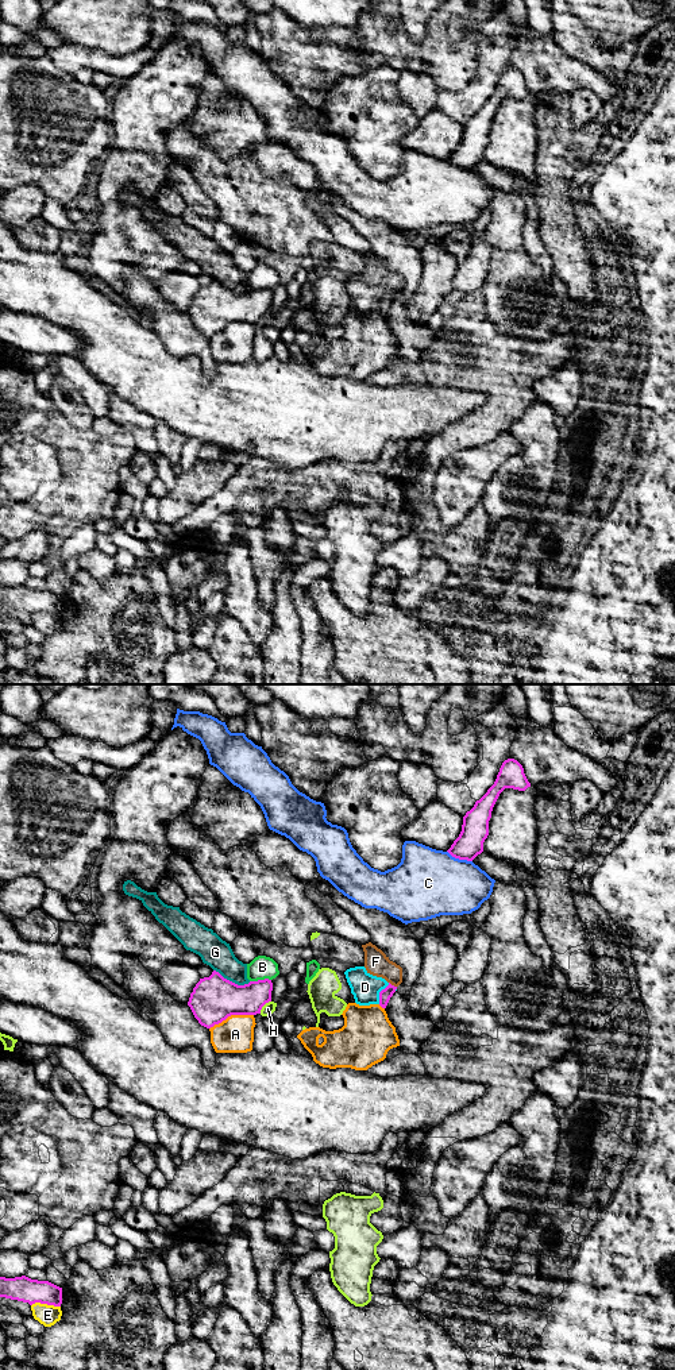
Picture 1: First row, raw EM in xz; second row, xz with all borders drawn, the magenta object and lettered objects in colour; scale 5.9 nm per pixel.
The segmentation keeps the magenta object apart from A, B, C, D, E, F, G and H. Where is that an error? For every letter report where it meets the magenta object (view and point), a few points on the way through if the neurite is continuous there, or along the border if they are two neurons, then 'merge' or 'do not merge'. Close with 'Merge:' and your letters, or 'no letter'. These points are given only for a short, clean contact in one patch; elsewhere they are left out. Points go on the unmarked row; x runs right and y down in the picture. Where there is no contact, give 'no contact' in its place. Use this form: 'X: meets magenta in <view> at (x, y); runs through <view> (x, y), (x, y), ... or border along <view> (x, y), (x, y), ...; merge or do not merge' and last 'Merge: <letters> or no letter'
A: meets magenta in xz at (231, 323); do not merge
B: meets magenta in xz at (259, 289); border along xz (270, 288), (250, 290); do not merge
C: meets magenta in xz at (459, 168); do not merge
D: meets magenta in xz at (380, 303); border along xz (389, 292), (380, 301), (378, 312); do not merge
E: meets magenta in xz at (46, 612); border along xz (31, 613), (41, 612), (60, 616); do not merge
F: meets magenta in xz at (393, 294); do not merge
G: meets magenta in xz at (231, 290); border along xz (213, 278), (238, 293), (247, 293), (250, 290); do not merge
H: meets magenta in xz at (263, 313); do not merge
Merge: no letter

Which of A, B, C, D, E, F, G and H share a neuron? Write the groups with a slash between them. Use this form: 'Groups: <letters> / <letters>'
Groups: A / B / C / D F / E / G / H

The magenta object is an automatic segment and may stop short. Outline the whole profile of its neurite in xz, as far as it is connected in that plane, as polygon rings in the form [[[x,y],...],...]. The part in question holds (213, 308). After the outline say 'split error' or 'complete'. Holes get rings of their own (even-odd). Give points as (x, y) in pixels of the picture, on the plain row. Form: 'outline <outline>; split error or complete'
outline [[[213,279],[209,286],[200,287],[190,302],[188,314],[198,332],[207,337],[221,332],[231,324],[256,324],[262,316],[271,310],[273,292],[269,287],[238,294]]]; complete

